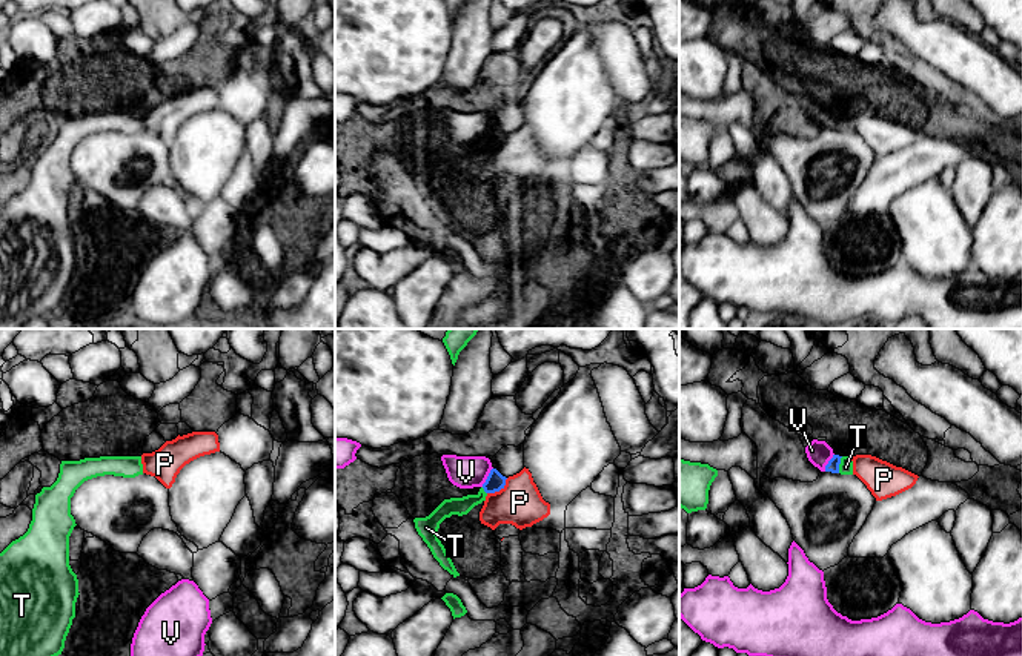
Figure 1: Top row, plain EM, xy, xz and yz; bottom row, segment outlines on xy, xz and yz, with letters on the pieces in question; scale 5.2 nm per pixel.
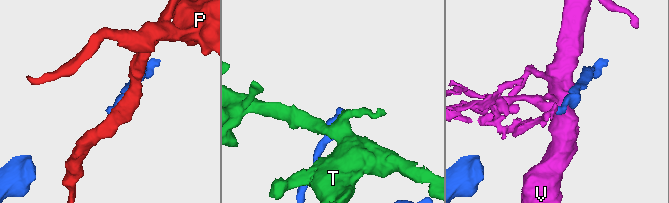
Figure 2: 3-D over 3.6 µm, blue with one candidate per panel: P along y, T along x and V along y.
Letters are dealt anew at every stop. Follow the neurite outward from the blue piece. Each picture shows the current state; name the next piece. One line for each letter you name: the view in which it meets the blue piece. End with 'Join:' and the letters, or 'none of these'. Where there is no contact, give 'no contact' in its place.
Join: none of these

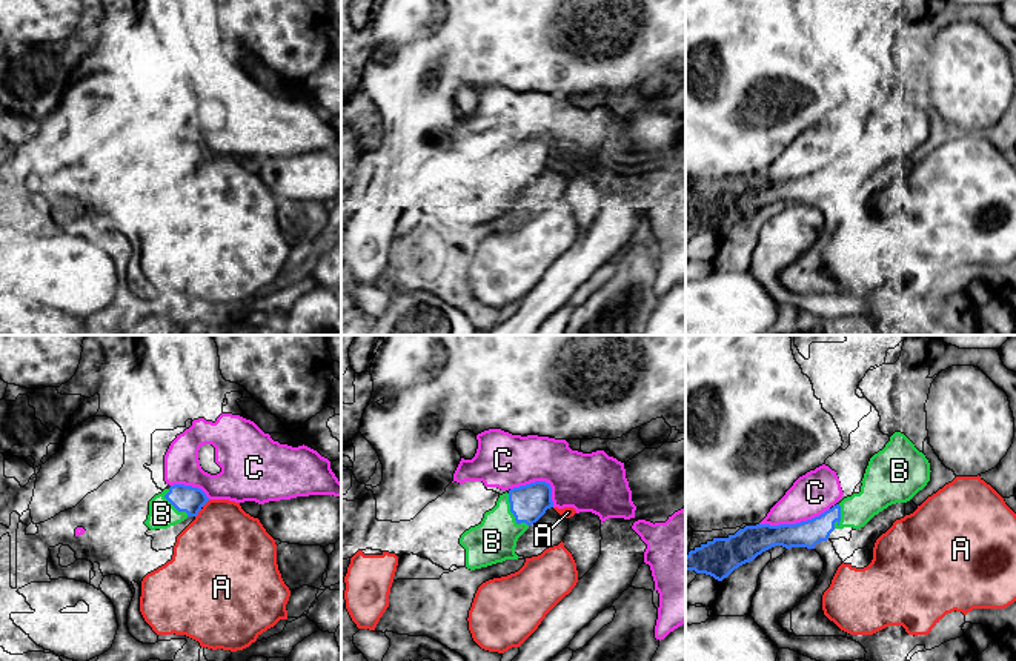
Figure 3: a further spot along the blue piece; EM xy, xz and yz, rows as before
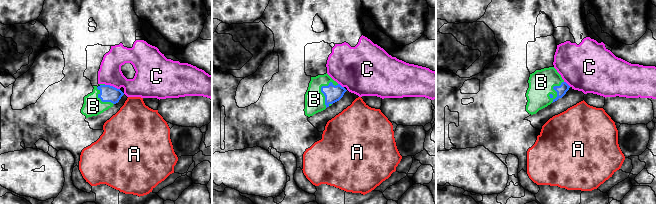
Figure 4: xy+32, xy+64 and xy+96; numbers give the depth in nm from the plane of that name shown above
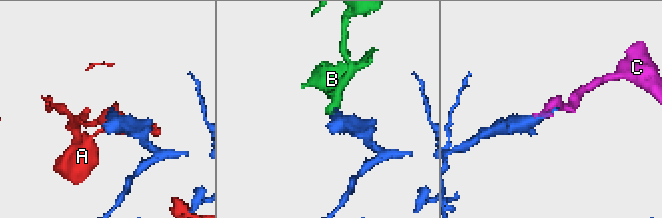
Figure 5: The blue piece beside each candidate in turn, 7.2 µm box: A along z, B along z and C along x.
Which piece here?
B: xz
Join: B

